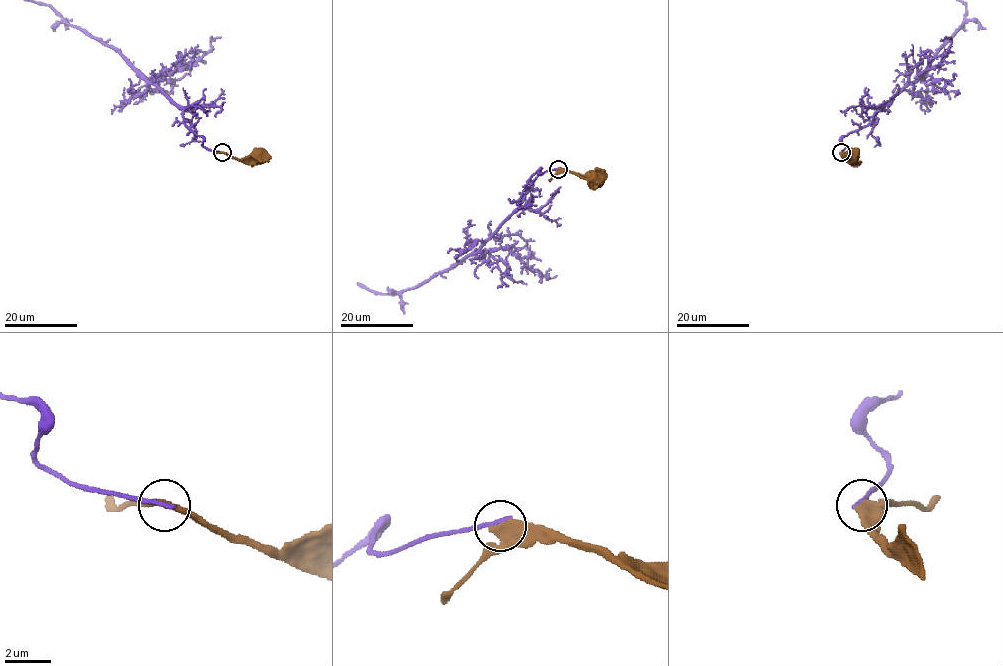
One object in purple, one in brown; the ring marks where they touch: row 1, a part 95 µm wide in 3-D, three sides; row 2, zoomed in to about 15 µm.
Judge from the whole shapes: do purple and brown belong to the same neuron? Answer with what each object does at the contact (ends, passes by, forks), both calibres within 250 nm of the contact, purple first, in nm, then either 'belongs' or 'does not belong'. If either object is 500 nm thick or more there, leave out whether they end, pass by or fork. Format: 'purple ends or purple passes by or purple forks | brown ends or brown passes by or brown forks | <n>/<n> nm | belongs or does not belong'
purple ends | brown passes by | 180/320 nm | does not belong

